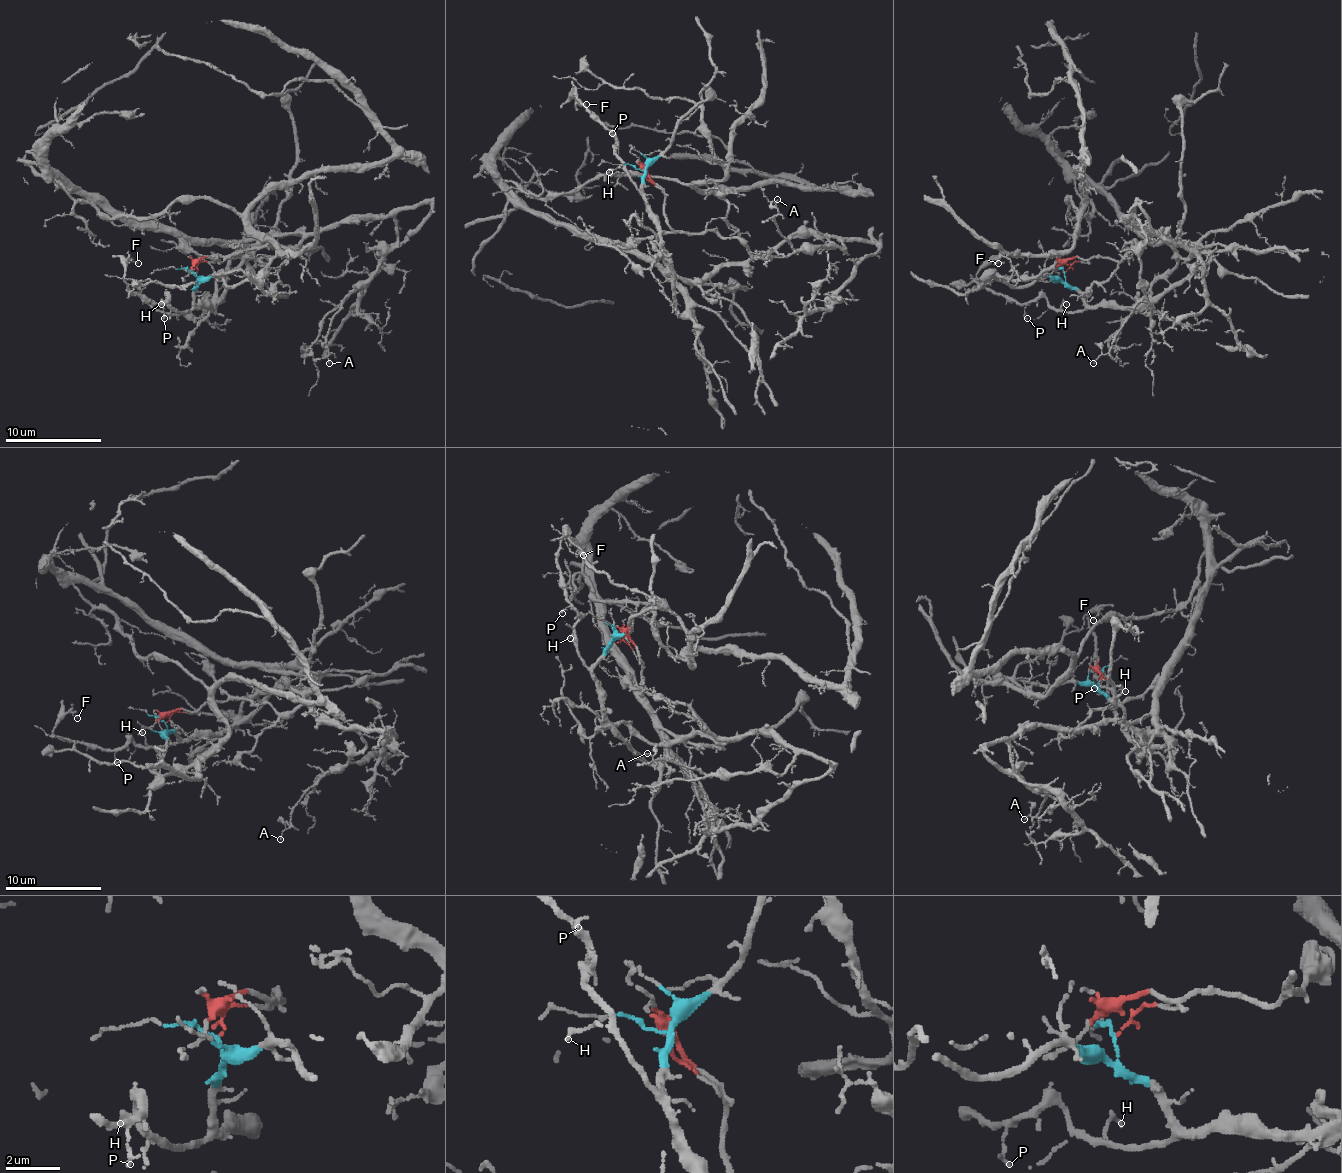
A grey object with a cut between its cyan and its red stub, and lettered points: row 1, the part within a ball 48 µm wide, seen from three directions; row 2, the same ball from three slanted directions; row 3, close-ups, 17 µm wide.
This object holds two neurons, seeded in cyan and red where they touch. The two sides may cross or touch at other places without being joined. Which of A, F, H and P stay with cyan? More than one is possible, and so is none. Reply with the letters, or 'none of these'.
F, H, P

